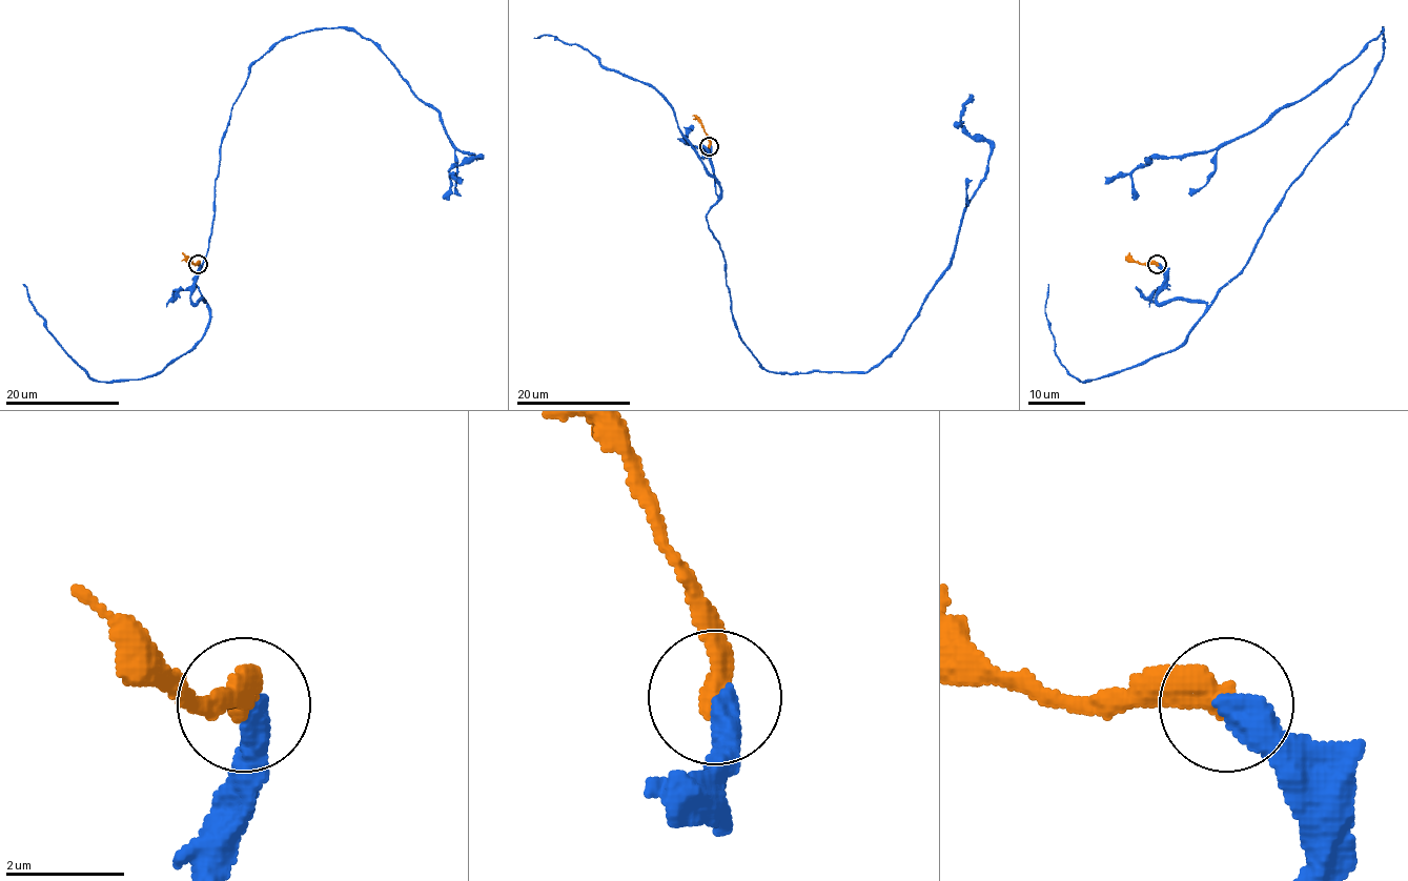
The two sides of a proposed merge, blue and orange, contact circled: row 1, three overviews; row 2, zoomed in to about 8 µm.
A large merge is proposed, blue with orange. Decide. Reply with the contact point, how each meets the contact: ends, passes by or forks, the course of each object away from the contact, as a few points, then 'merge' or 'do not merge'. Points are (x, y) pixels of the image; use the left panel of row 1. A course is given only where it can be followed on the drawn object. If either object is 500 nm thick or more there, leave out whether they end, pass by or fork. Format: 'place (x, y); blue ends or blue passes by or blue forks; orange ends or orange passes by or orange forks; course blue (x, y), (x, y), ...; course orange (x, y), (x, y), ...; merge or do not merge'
place (198, 264); course blue (198, 265), (206, 305), (232, 104), (299, 34), (367, 38), (480, 157), (449, 169), (461, 184); course orange (198, 264), (181, 261); do not merge

